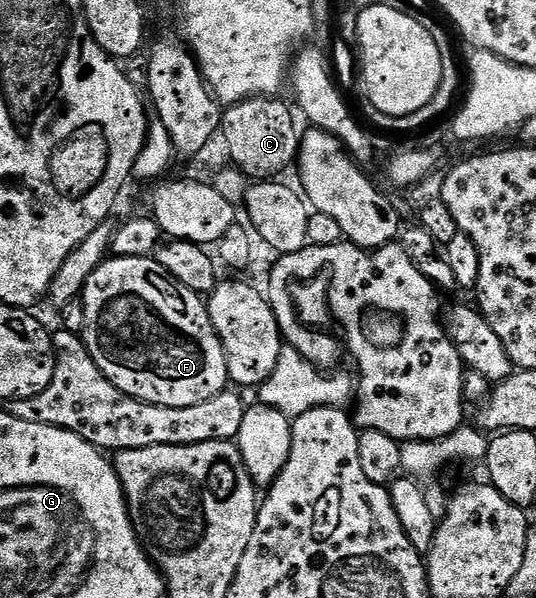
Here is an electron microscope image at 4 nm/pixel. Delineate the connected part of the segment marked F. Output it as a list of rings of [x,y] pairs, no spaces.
[[[110,256],[87,279],[83,340],[95,367],[119,391],[140,401],[163,407],[191,407],[226,392],[230,384],[227,359],[213,330],[209,306],[202,294],[180,285],[159,262],[148,257]]]

